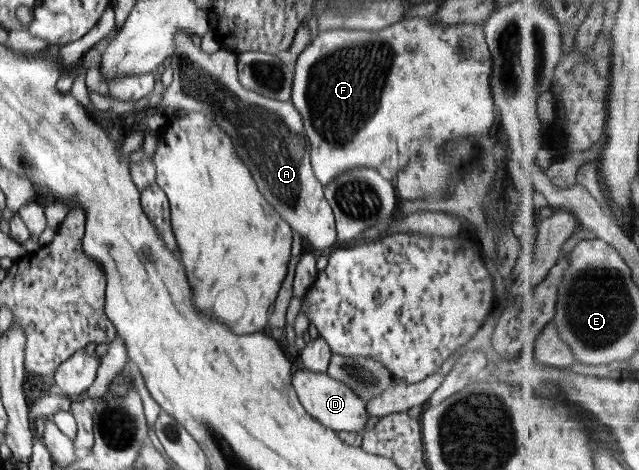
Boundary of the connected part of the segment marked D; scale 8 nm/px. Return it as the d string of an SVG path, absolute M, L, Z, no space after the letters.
M305 367L291 375L291 383L304 409L322 425L337 433L340 431L362 433L365 430L369 418L368 410L366 410L367 403L346 384L332 379L325 371L314 372Z

